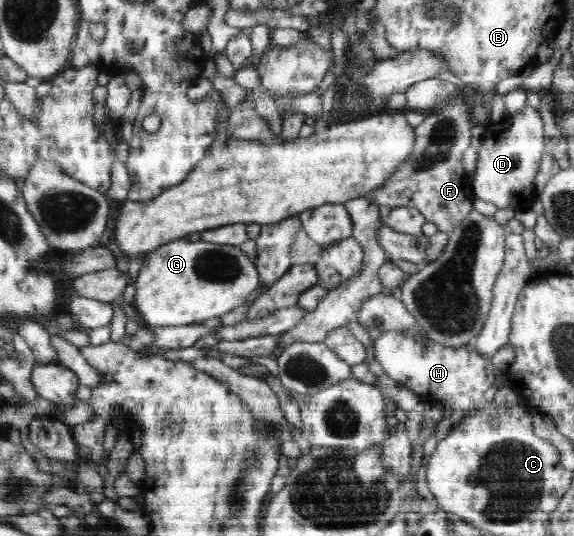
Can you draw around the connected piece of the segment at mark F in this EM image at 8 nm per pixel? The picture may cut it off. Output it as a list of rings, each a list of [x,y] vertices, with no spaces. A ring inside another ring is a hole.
[[[459,96],[425,113],[423,122],[414,128],[416,143],[408,162],[405,162],[386,183],[366,198],[374,204],[417,209],[425,215],[426,221],[435,223],[440,233],[451,234],[460,227],[461,221],[473,210],[474,193],[470,188],[471,179],[464,172],[464,151],[471,146],[472,128],[470,109]]]

